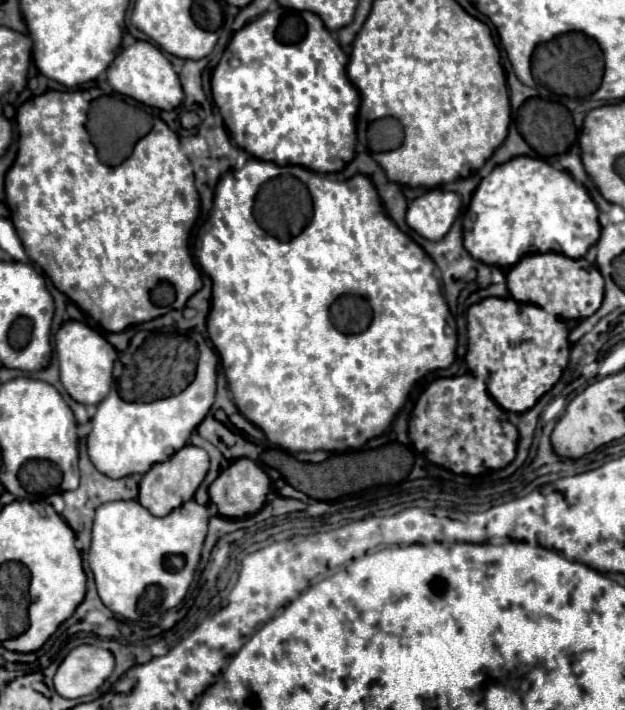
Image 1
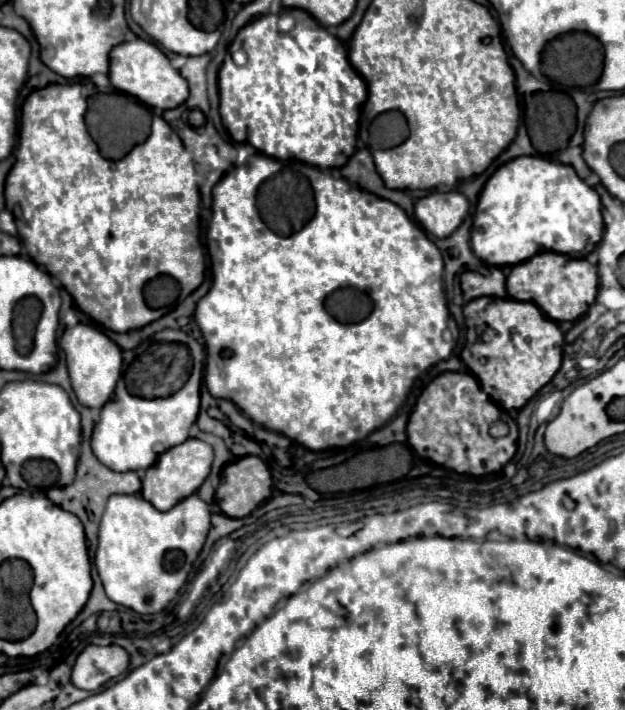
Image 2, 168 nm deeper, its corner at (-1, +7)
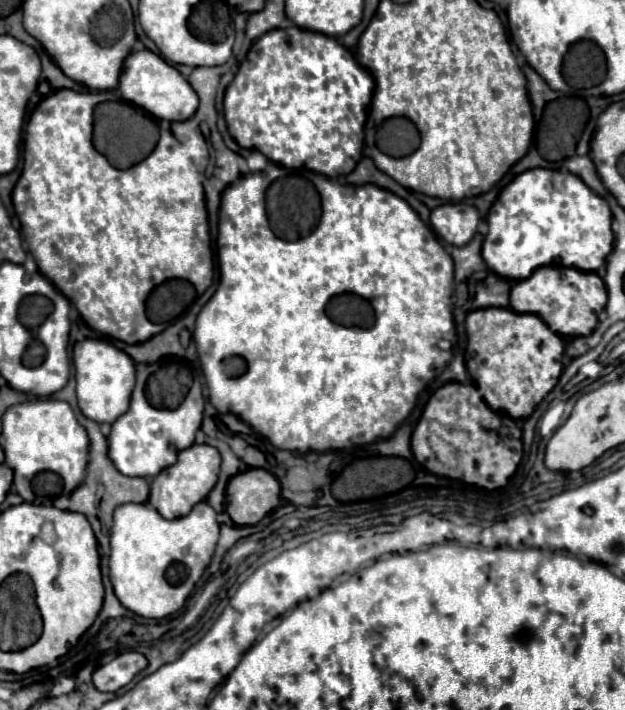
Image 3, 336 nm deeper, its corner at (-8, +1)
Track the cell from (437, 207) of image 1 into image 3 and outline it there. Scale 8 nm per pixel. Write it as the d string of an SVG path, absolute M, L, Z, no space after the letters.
M442 204L430 214L430 224L434 226L436 234L454 246L464 246L470 242L478 222L478 210L468 204Z

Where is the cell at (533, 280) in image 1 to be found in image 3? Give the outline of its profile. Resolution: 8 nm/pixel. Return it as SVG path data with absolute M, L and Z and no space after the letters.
M542 266L530 278L518 280L510 290L510 306L514 312L540 316L560 336L590 334L598 322L598 312L606 306L606 298L606 286L596 272L564 266Z

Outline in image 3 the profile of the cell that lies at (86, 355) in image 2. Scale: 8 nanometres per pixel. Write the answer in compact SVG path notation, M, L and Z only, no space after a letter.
M86 338L76 342L72 348L74 376L76 376L76 394L82 414L94 422L112 424L120 414L128 410L130 392L136 382L136 370L132 358L118 350L114 344L98 338Z

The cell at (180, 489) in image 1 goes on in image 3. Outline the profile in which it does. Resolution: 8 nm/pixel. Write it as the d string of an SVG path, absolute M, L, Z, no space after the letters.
M194 444L178 454L178 460L174 466L162 470L152 480L148 504L152 508L156 508L162 518L168 518L168 520L182 518L192 510L192 506L196 506L198 502L202 502L208 496L208 492L216 484L218 470L220 470L218 450L214 446L208 446L208 444Z

